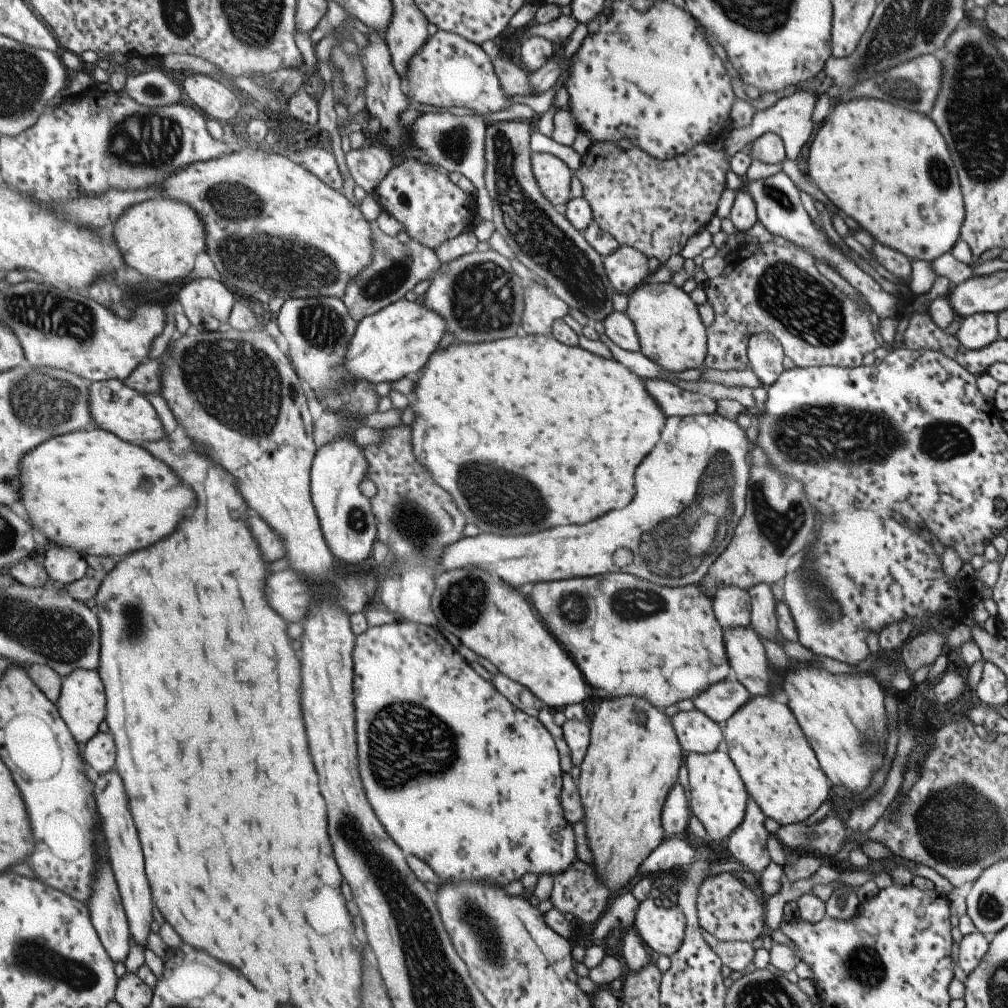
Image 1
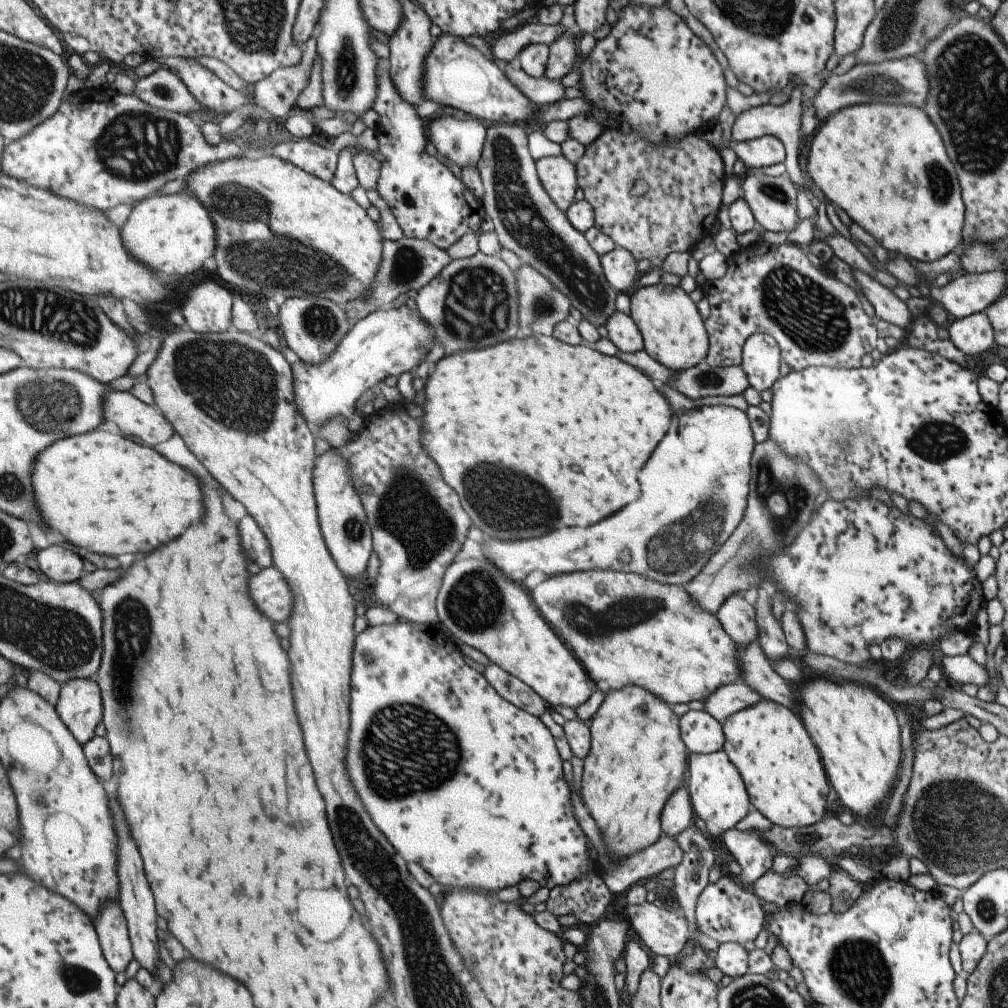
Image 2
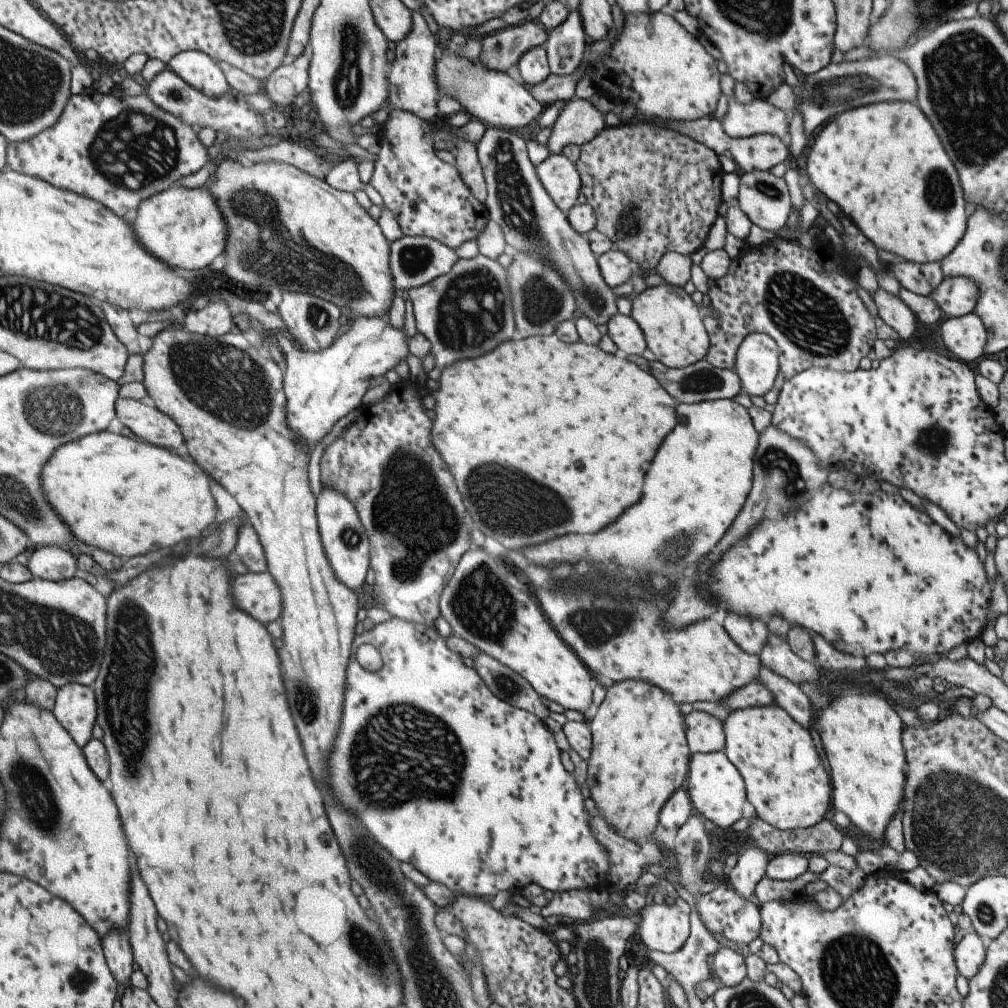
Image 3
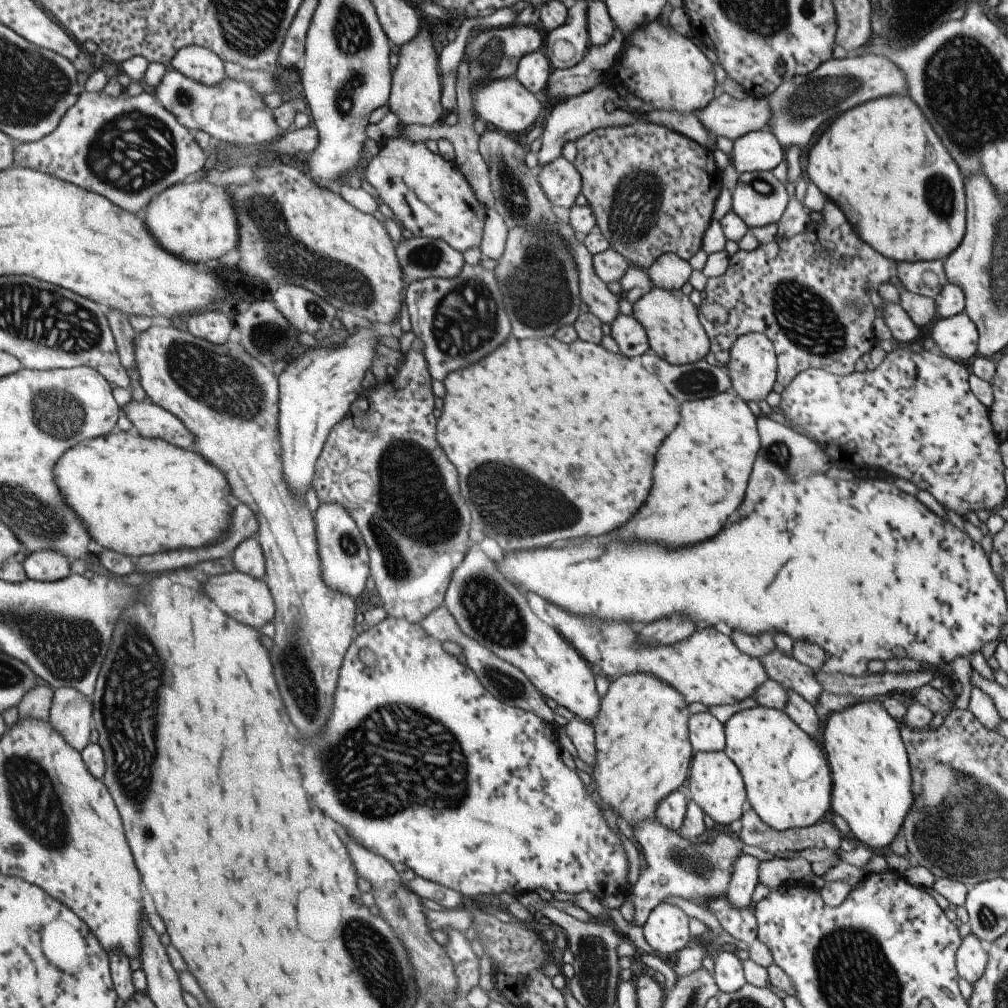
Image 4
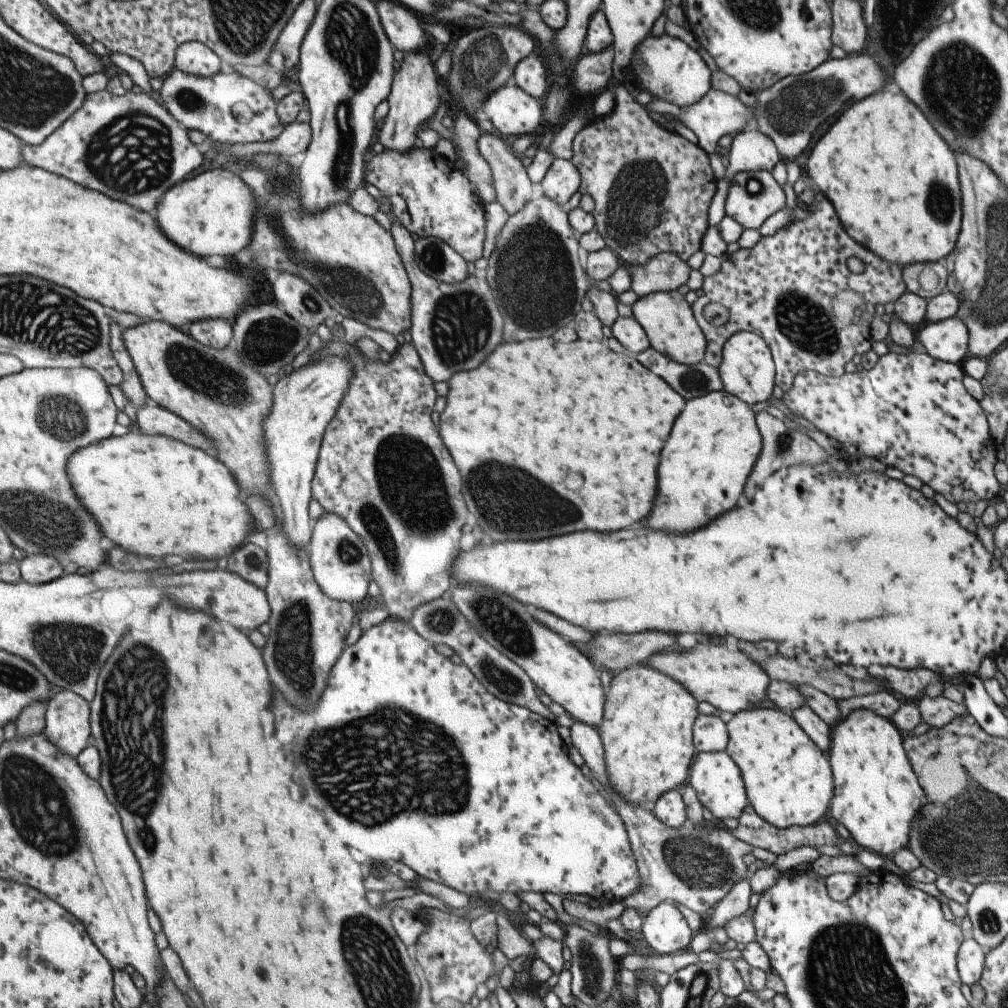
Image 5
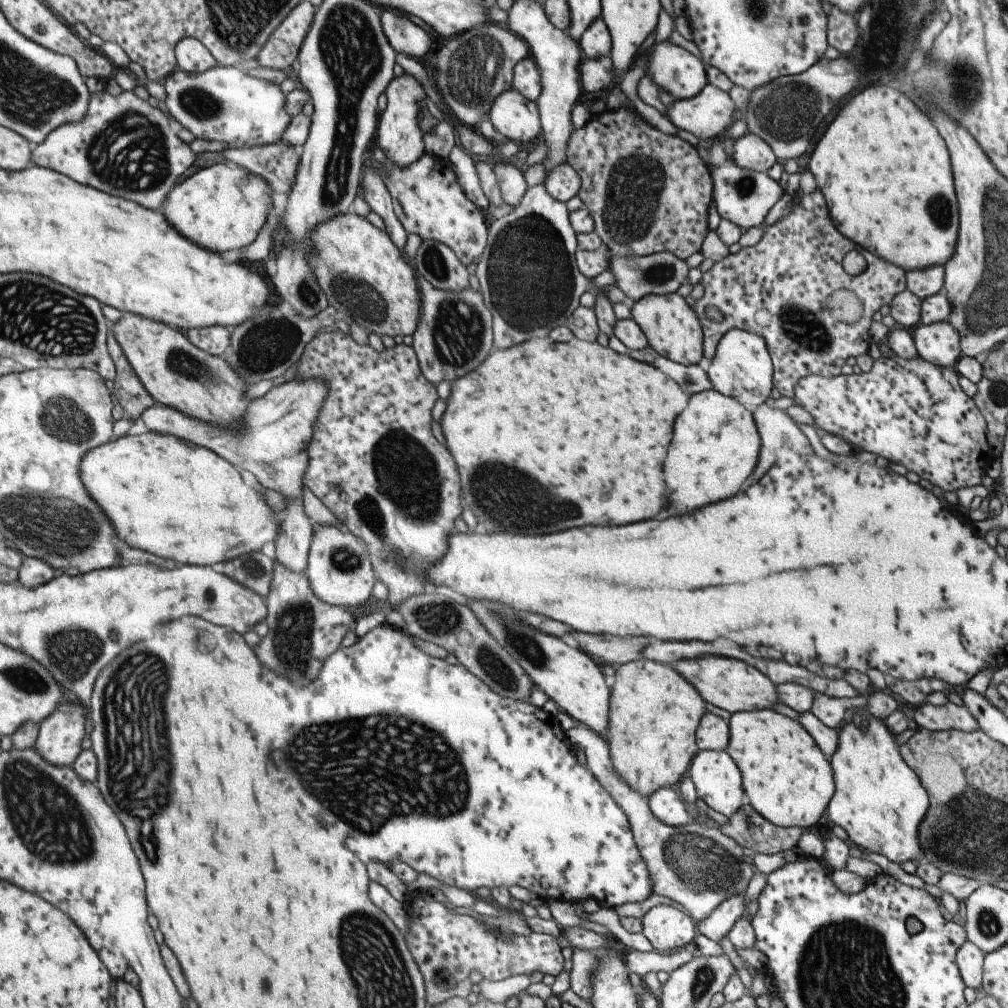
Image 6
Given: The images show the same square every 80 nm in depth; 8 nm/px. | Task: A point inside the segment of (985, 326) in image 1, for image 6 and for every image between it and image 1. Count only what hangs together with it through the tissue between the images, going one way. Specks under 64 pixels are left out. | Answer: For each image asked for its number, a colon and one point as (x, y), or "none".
2: (973, 334)
3: (965, 337)
4: (956, 337)
5: (946, 340)
6: (939, 343)

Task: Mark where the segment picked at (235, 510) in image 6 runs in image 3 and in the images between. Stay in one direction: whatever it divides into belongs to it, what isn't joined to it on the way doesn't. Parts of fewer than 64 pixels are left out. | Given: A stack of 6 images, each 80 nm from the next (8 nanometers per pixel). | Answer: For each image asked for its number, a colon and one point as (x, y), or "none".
3: (127, 497)
4: (133, 495)
5: (151, 495)

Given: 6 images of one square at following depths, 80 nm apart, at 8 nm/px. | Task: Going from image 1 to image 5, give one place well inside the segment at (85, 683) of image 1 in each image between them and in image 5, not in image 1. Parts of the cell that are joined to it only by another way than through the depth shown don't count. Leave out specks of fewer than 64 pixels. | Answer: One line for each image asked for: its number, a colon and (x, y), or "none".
2: (79, 705)
3: (74, 707)
4: (70, 711)
5: (66, 720)

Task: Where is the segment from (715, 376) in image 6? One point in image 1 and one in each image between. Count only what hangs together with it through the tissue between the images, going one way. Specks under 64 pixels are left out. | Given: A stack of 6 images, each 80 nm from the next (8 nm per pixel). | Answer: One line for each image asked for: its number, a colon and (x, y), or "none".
1: (765, 356)
2: (760, 355)
3: (756, 361)
4: (751, 367)
5: (747, 369)

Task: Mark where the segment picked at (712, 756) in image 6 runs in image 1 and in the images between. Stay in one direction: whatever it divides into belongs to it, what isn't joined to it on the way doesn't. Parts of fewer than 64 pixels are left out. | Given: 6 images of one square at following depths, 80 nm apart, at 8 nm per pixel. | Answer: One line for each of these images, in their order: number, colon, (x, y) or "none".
1: (717, 797)
2: (716, 792)
3: (715, 787)
4: (715, 785)
5: (715, 778)

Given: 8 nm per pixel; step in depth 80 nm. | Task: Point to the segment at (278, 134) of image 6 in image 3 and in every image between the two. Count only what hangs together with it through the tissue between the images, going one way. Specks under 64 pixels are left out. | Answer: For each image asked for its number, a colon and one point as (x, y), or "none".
3: (229, 113)
4: (231, 111)
5: (227, 107)

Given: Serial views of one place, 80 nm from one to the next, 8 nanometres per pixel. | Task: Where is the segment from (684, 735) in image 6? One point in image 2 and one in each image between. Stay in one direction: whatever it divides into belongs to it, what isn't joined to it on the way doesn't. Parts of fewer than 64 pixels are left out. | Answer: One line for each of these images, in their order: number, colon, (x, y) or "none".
2: (636, 759)
3: (639, 756)
4: (642, 752)
5: (645, 730)

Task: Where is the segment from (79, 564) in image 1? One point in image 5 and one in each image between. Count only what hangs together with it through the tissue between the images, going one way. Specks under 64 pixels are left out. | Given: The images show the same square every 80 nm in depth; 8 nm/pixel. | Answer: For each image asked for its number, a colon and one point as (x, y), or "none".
2: (60, 565)
3: (50, 562)
4: (45, 565)
5: (39, 568)

